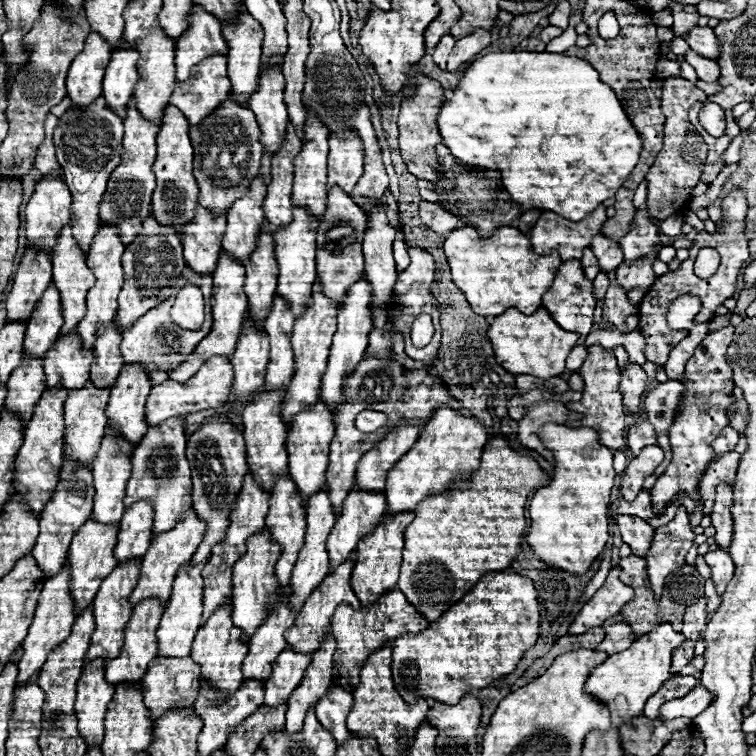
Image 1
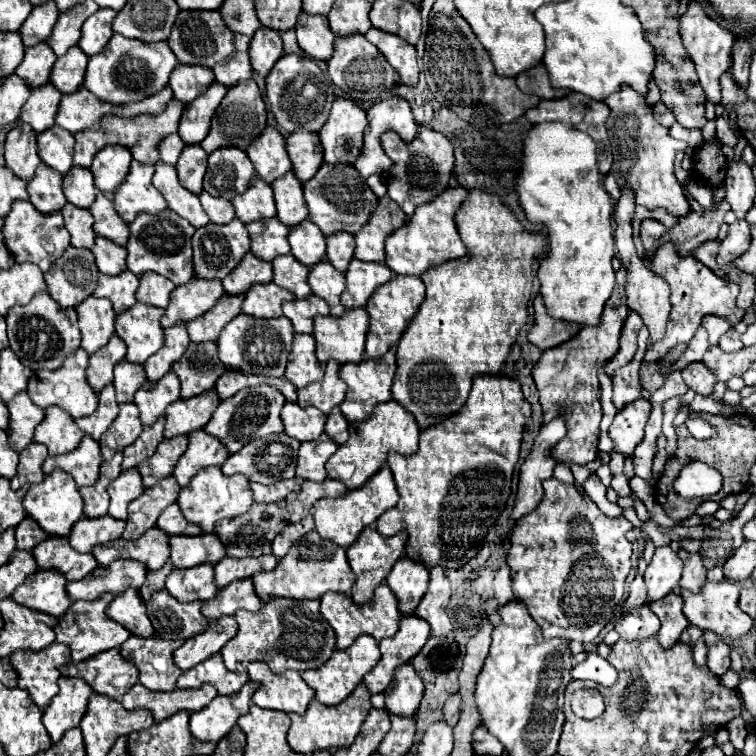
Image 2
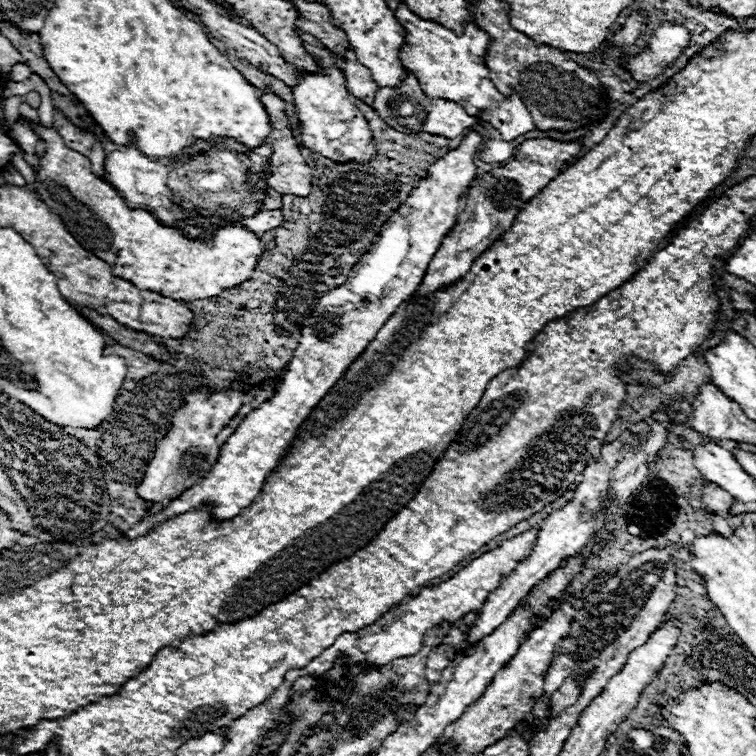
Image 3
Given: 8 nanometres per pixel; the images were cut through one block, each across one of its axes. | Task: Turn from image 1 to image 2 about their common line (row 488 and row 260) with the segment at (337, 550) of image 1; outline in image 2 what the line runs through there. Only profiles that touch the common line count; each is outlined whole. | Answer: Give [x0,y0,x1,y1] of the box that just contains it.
[342,260,394,310]

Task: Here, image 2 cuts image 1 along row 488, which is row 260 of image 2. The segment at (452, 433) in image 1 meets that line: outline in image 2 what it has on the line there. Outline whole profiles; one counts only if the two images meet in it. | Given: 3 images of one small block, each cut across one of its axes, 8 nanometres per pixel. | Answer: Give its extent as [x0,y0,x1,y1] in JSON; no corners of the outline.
[386,188,466,276]

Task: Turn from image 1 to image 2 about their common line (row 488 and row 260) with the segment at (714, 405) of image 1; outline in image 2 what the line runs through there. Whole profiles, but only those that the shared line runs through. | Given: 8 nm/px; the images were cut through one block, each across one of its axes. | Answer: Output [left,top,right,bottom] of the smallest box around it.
[646,244,744,360]

